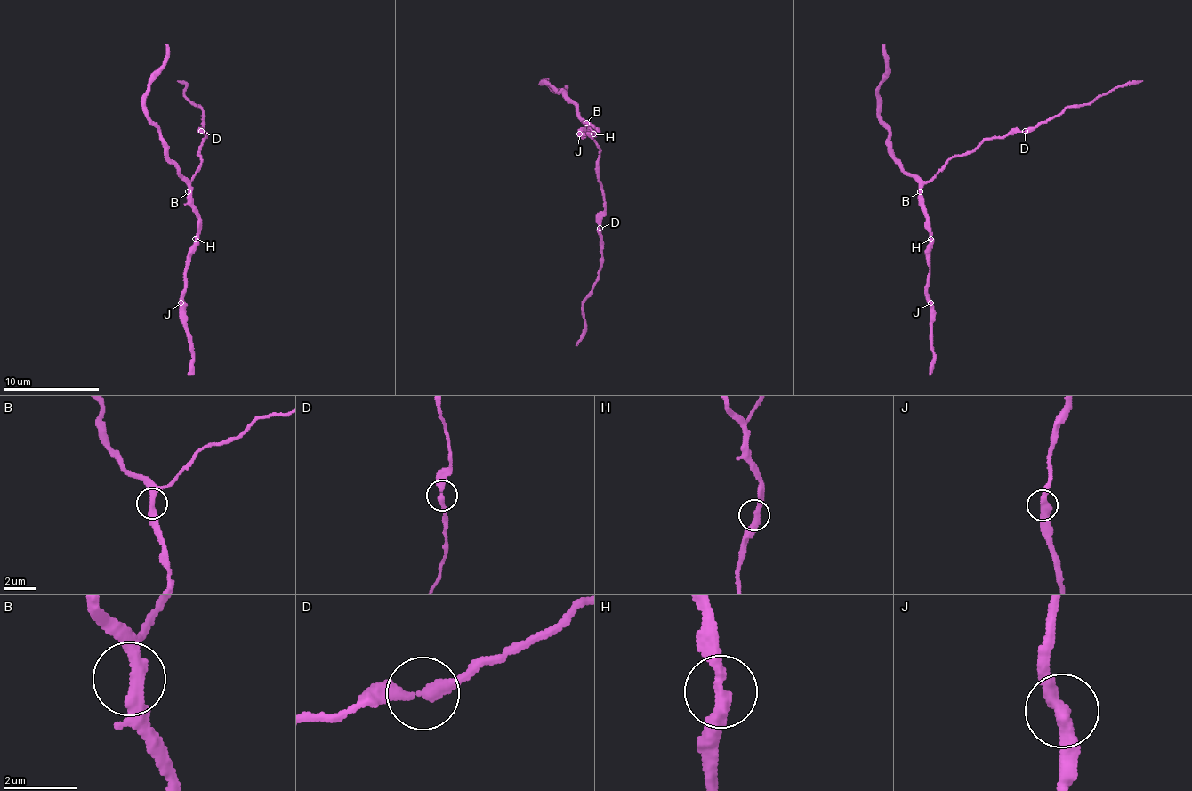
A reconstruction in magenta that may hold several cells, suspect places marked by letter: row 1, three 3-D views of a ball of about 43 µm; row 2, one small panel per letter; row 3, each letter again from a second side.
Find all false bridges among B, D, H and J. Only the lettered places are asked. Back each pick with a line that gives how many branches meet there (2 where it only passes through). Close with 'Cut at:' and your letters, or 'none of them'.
Cut at: none of them

